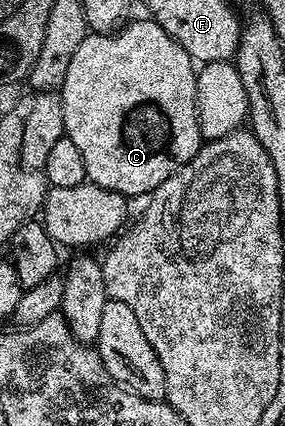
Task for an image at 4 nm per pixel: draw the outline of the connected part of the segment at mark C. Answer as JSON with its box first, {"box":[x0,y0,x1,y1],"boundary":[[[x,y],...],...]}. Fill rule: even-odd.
{"box":[58,19,202,199],"boundary":[[[151,19],[136,20],[129,20],[128,24],[118,33],[89,32],[88,36],[82,39],[82,43],[78,43],[78,51],[74,51],[74,59],[70,59],[70,68],[66,70],[66,79],[58,90],[64,116],[64,132],[74,143],[74,147],[78,147],[78,151],[82,151],[82,163],[86,163],[87,180],[103,189],[118,191],[123,197],[129,199],[140,196],[143,198],[145,195],[151,194],[152,190],[157,189],[171,173],[181,169],[199,151],[202,144],[198,115],[196,114],[197,66],[194,64],[192,56],[170,35],[166,35],[166,31],[162,31],[158,22]]]}

